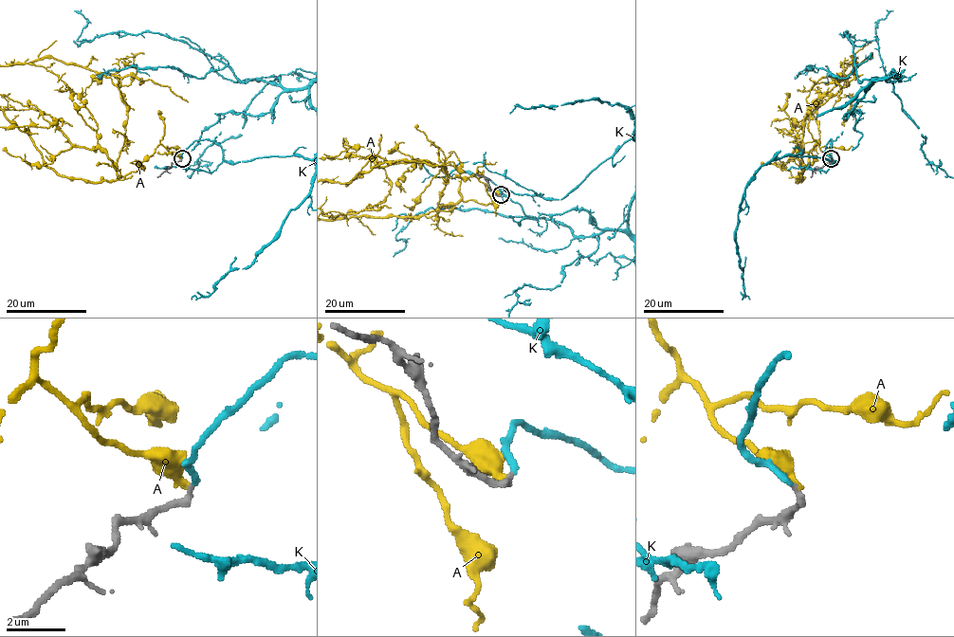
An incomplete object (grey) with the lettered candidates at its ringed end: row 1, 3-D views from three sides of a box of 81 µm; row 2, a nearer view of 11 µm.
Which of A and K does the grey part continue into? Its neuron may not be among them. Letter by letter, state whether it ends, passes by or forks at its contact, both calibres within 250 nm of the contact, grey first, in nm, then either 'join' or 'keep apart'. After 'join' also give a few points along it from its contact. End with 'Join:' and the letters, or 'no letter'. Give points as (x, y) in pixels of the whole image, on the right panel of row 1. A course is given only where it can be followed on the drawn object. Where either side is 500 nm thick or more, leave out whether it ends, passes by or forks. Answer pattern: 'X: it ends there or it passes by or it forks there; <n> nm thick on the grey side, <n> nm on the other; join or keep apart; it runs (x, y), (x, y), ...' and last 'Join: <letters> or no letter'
A: it ends there; 240 nm thick on the grey side, 360 nm on the other; keep apart
K: it ends there; 200 nm thick on the grey side, 220 nm on the other; join
Join: K

